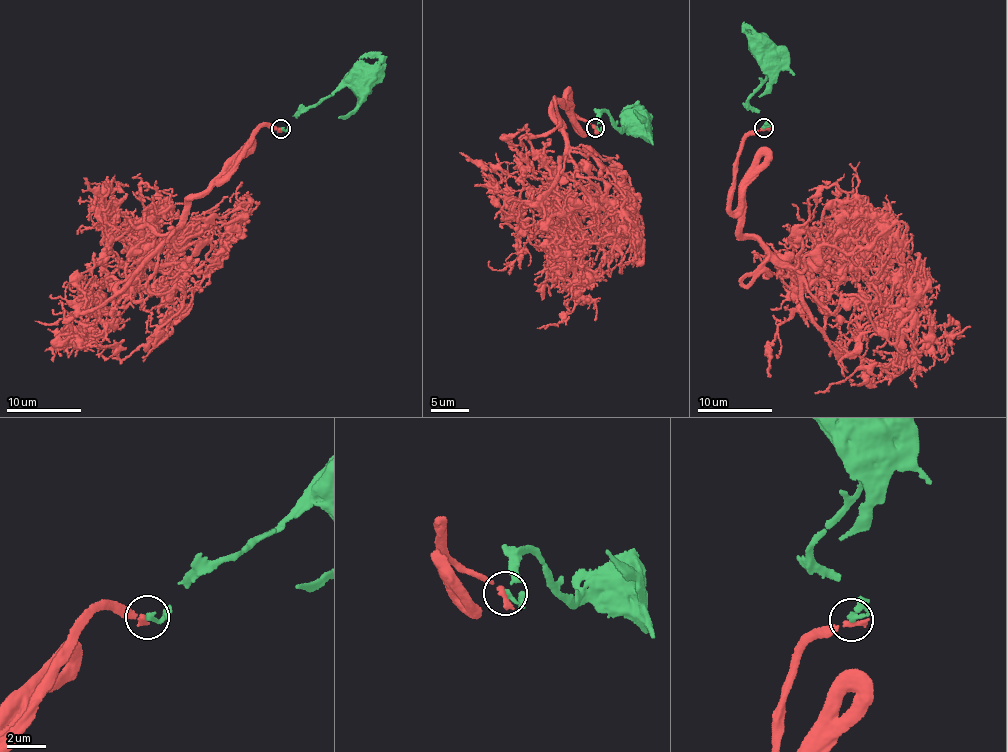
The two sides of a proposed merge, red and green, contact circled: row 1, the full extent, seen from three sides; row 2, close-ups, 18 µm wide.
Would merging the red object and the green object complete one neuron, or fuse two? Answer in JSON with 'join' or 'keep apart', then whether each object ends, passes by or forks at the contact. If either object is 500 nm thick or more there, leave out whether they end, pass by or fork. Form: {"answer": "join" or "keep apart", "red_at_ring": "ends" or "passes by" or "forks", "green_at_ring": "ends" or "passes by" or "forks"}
{"answer": "join", "red_at_ring": "ends", "green_at_ring": "ends"}

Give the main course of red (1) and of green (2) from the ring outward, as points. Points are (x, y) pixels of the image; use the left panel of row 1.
1: (280, 129), (261, 126), (232, 172), (186, 202), (148, 282), (180, 310), (128, 356), (96, 346)
2: (281, 129), (287, 128), (292, 115), (317, 106), (335, 91), (363, 80)

